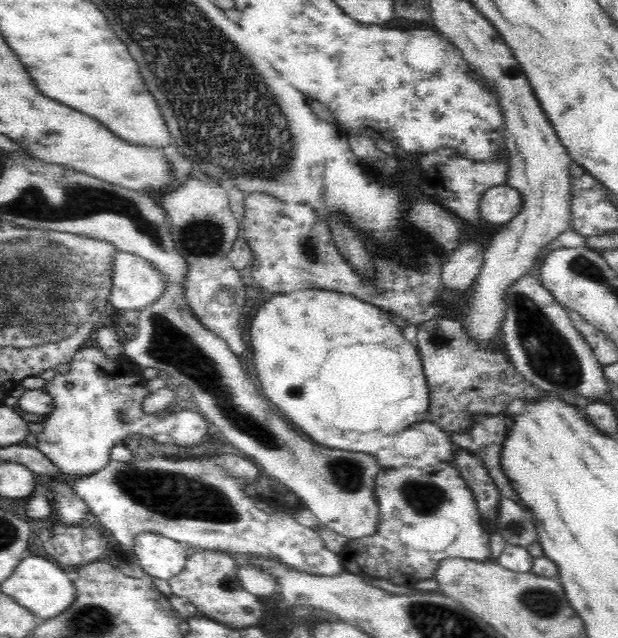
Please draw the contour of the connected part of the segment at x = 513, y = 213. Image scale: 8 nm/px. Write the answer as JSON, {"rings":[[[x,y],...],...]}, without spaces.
{"rings":[[[508,184],[488,188],[481,201],[481,220],[498,226],[510,223],[524,208],[523,196]]]}

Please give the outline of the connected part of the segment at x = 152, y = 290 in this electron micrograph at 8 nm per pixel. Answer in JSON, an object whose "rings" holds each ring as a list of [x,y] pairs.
{"rings":[[[129,252],[113,254],[112,284],[108,306],[130,314],[153,303],[162,293],[167,283],[162,273],[158,273],[148,261]]]}

